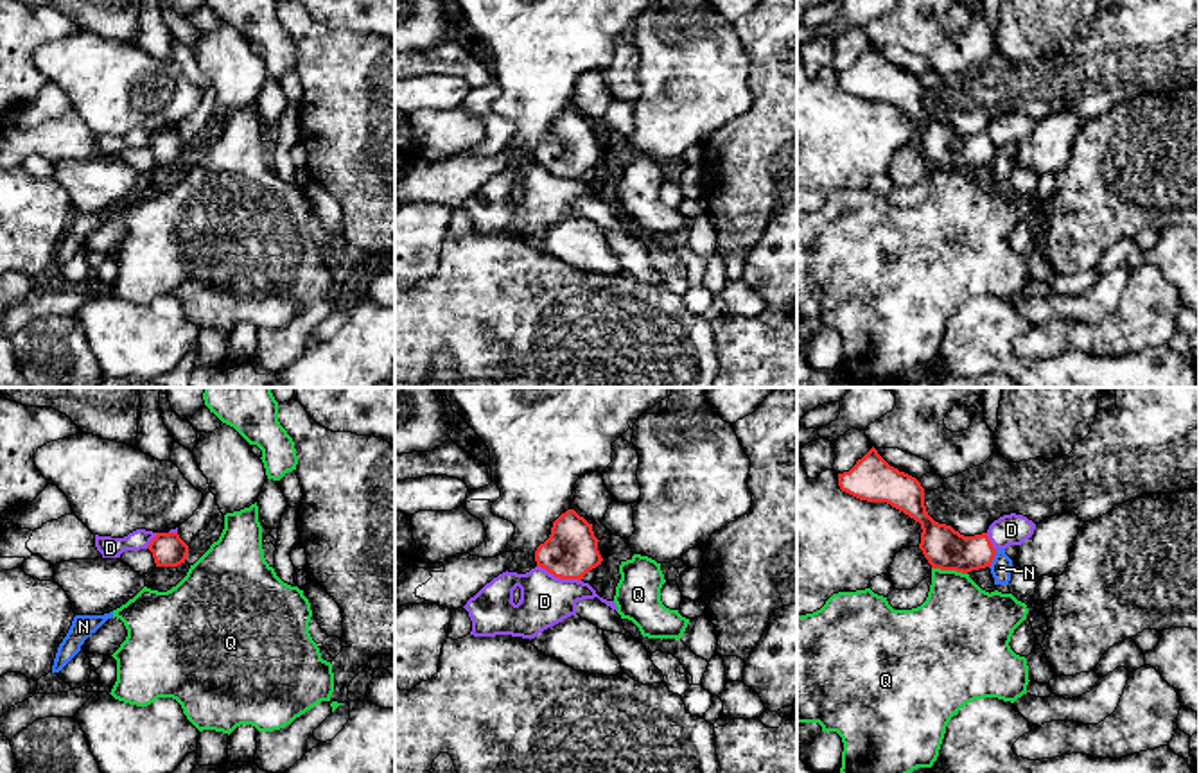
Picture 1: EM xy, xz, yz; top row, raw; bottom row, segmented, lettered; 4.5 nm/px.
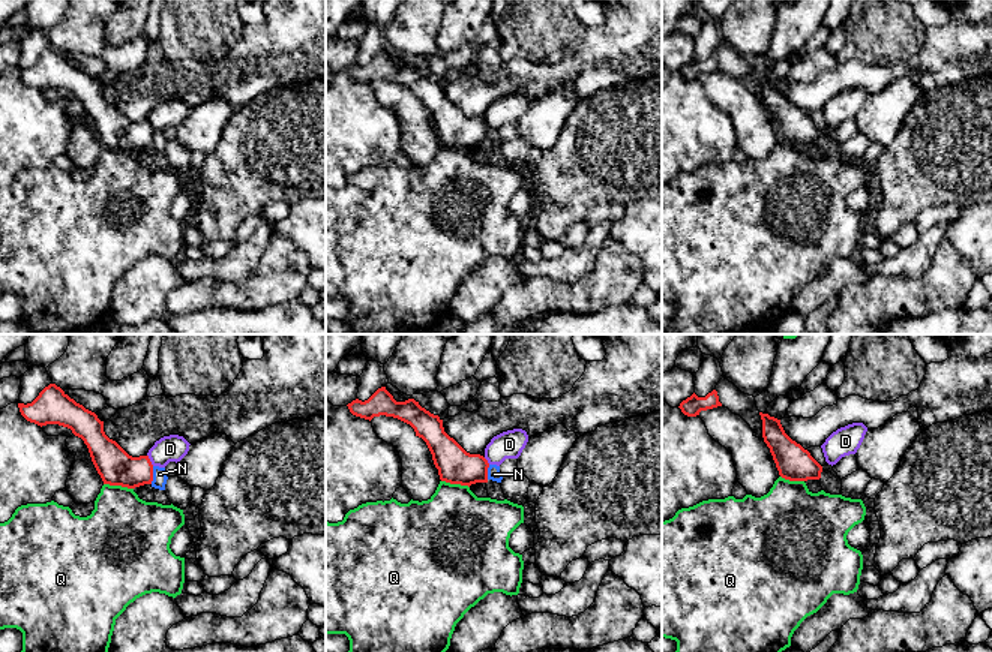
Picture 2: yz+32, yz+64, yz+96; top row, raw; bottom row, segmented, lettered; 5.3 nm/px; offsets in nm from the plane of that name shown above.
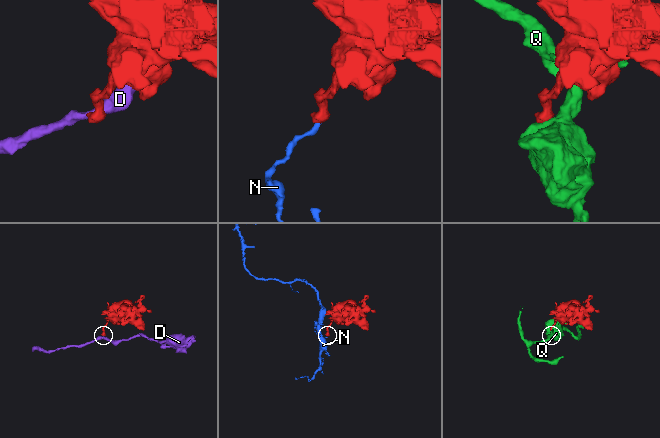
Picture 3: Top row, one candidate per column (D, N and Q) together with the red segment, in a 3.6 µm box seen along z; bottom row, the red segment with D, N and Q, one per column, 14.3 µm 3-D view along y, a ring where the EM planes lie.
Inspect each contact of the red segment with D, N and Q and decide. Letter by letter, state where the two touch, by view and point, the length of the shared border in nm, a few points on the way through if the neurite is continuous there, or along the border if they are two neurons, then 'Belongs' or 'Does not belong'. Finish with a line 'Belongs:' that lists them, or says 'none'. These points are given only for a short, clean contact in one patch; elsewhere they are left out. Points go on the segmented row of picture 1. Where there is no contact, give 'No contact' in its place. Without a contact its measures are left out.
D: Touches red at xz (559, 576). Shared border 220 nm. Boundary: xz (537, 565), (555, 576), (577, 578), (580, 581). Does not belong
N: Touches red at yz (993, 558). Shared border 90 nm. Boundary: yz (997, 549), (989, 567). Does not belong
Q: Touches red at yz (950, 569). Shared border 160 nm. Does not belong
Belongs: none

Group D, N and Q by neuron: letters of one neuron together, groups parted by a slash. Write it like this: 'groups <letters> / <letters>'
groups D / N / Q

